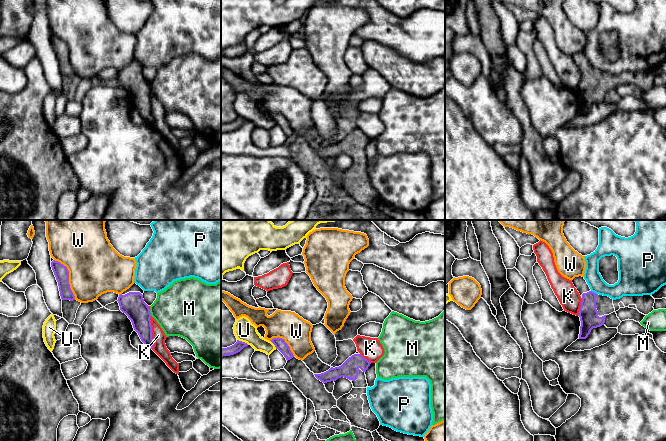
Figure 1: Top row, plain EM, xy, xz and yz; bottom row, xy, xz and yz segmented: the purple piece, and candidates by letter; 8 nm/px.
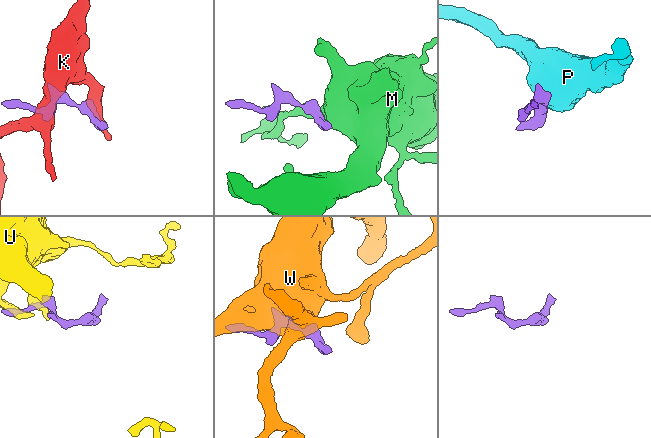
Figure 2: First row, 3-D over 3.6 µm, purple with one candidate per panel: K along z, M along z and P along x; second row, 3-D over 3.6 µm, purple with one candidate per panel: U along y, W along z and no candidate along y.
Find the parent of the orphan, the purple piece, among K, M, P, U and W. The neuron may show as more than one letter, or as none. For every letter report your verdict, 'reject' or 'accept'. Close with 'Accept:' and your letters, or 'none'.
K: reject
M: reject
P: reject
U: reject
W: reject
Accept: none

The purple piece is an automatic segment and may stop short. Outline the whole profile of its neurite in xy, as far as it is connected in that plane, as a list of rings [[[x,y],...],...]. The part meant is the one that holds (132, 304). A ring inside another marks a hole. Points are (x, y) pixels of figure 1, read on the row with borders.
[[[134,283],[118,297],[120,310],[131,320],[134,330],[138,333],[145,349],[152,349],[151,313],[143,299],[144,290]]]

